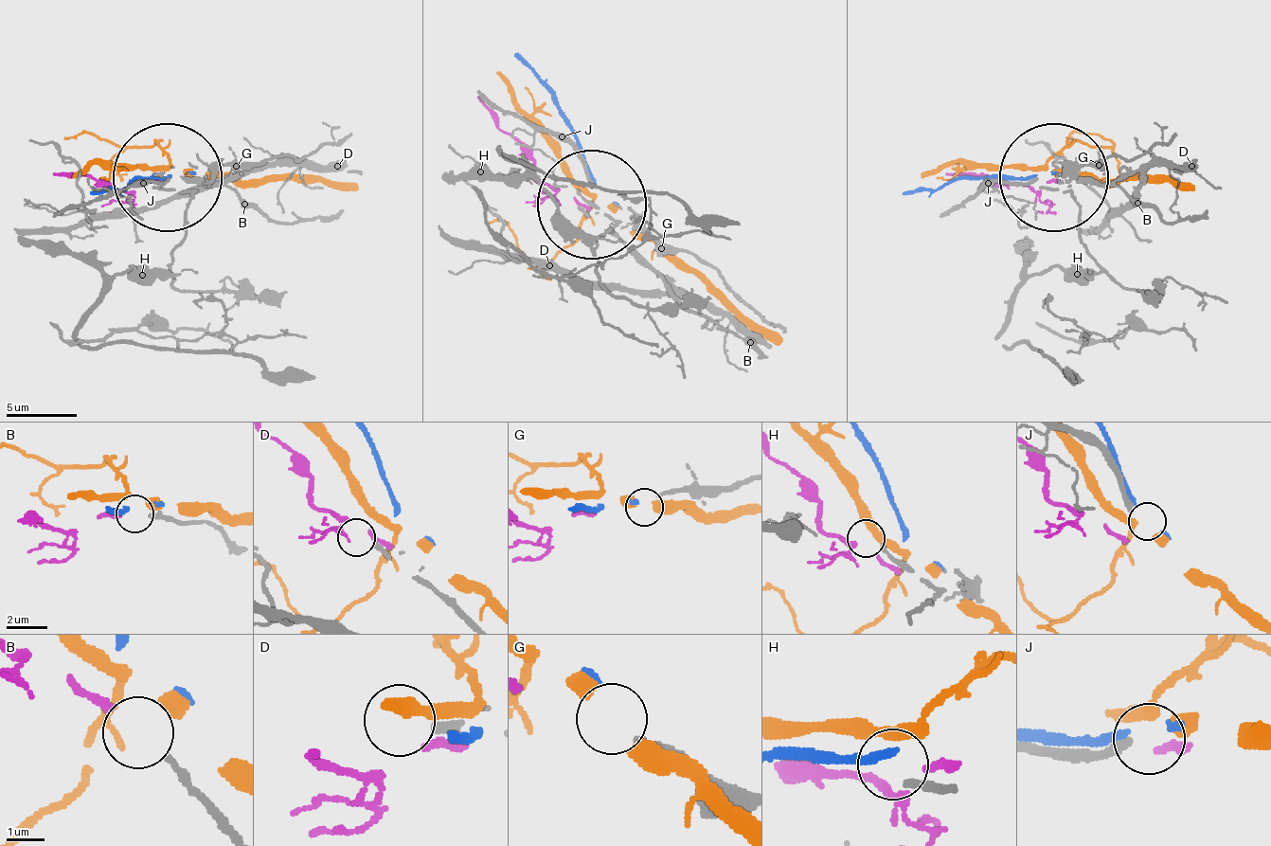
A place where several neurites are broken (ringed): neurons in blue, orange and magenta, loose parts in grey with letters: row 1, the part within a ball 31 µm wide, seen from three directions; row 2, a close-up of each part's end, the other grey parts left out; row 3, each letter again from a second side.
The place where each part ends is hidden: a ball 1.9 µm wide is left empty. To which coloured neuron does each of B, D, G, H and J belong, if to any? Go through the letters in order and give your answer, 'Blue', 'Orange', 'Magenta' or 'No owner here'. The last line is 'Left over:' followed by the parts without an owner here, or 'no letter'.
B: Magenta
D: No owner here
G: Blue
H: No owner here
J: Orange
Left over: D, H

